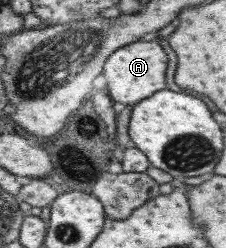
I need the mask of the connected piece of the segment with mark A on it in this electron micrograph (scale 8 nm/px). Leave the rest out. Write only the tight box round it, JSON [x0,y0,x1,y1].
[102,38,167,105]

